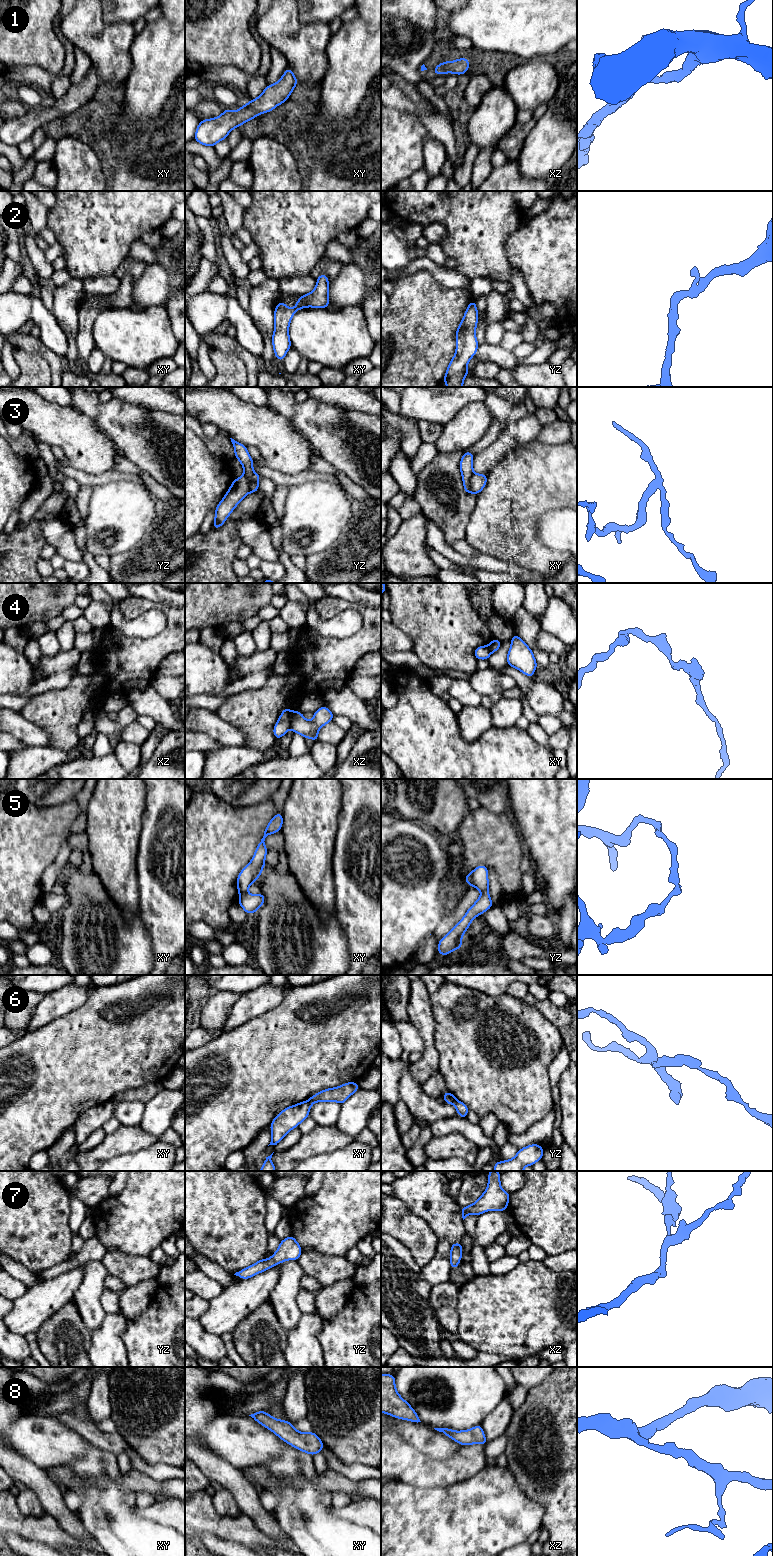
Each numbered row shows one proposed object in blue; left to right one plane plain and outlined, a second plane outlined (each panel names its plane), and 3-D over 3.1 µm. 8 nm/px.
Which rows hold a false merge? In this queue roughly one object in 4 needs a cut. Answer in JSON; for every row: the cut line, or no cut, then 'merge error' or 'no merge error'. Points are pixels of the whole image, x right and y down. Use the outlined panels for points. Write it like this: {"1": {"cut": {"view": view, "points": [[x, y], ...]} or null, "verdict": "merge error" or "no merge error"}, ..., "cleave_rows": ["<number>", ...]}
{"1": {"cut": null, "verdict": "no merge error"}, "2": {"cut": null, "verdict": "no merge error"}, "3": {"cut": {"view": "xy", "points": [[473, 473], [469, 480], [469, 492]]}, "verdict": "merge error"}, "4": {"cut": {"view": "xz", "points": [[295, 711], [289, 727]]}, "verdict": "merge error"}, "5": {"cut": {"view": "xy", "points": [[247, 892], [240, 895]]}, "verdict": "merge error"}, "6": {"cut": {"view": "xy", "points": [[308, 1100], [312, 1103]]}, "verdict": "merge error"}, "7": {"cut": null, "verdict": "no merge error"}, "8": {"cut": null, "verdict": "no merge error"}, "cleave_rows": ["3", "4", "5", "6"]}

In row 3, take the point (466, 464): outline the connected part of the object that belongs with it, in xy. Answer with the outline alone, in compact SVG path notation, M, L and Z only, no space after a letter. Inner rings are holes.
M464 451L464 455L459 463L462 480L464 484L464 490L468 494L470 493L469 480L473 474L473 458L474 455L472 453Z

